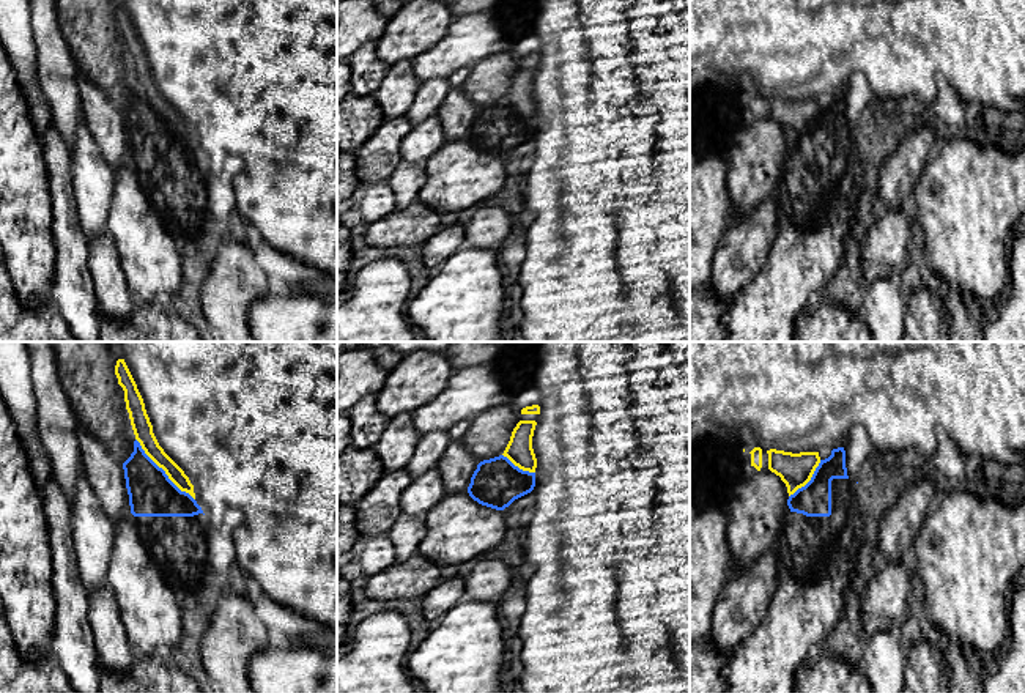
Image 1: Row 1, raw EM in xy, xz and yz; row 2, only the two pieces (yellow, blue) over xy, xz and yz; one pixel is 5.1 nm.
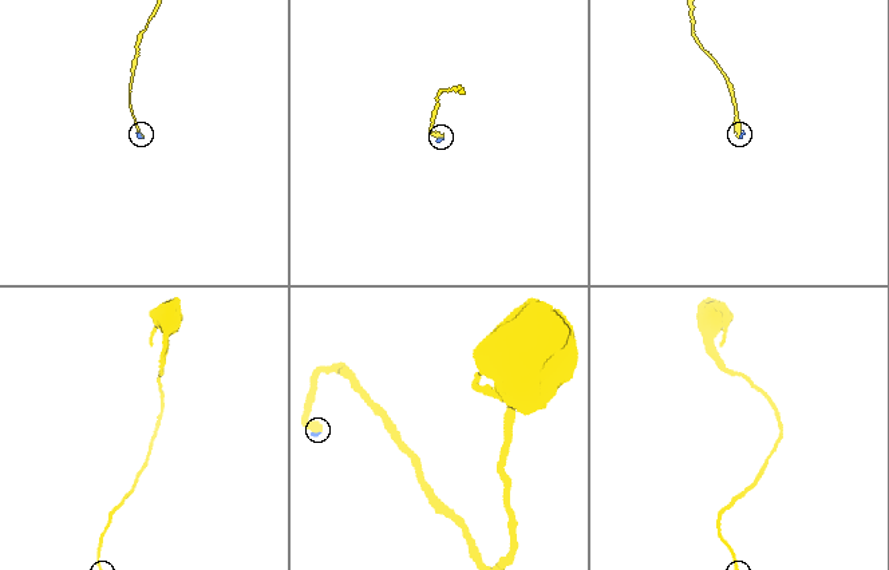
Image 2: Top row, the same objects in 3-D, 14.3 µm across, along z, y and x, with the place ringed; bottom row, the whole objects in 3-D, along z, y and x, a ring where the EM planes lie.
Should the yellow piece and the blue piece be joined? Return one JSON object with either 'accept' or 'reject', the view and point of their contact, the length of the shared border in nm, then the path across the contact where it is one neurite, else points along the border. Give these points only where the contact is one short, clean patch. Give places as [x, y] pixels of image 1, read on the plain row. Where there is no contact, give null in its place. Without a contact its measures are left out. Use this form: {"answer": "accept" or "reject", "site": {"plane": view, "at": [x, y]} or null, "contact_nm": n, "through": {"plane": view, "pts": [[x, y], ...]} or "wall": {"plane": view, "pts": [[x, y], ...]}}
{"answer": "reject", "site": {"plane": "xy", "at": [164, 117]}, "contact_nm": 440, "wall": {"plane": "xy", "pts": [[136, 85], [164, 120], [194, 147]]}}

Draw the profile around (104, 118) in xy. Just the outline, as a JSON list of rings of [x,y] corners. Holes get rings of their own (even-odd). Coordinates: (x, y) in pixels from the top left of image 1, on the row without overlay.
[[[82,74],[77,80],[88,131],[109,165],[118,170],[131,159],[123,110]]]

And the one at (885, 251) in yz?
[[[912,208],[880,214],[861,243],[863,285],[882,277],[905,279],[908,254],[916,244],[912,228]]]

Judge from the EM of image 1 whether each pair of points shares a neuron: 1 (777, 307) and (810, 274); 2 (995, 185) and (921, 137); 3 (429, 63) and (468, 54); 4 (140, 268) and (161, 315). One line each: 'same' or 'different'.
1: same
2: different
3: same
4: different

